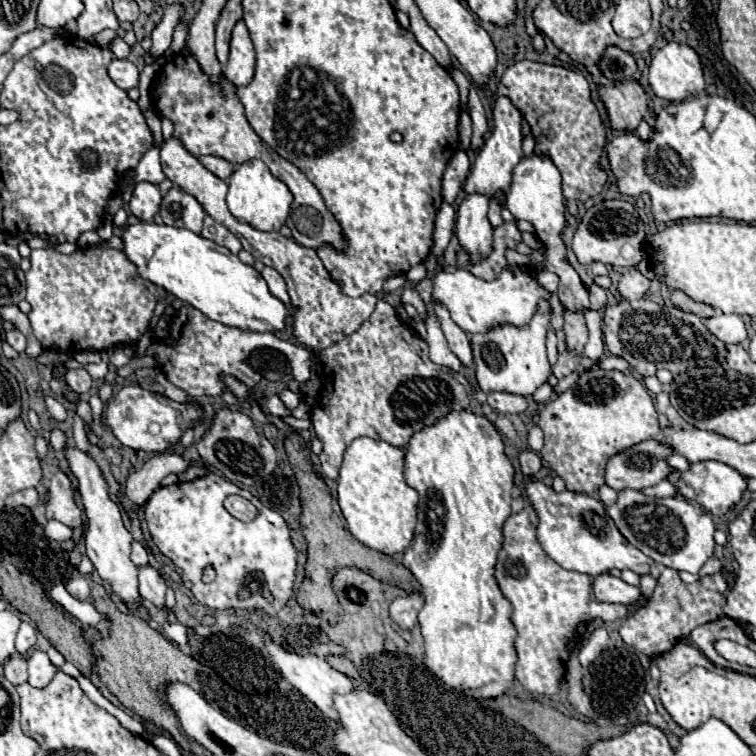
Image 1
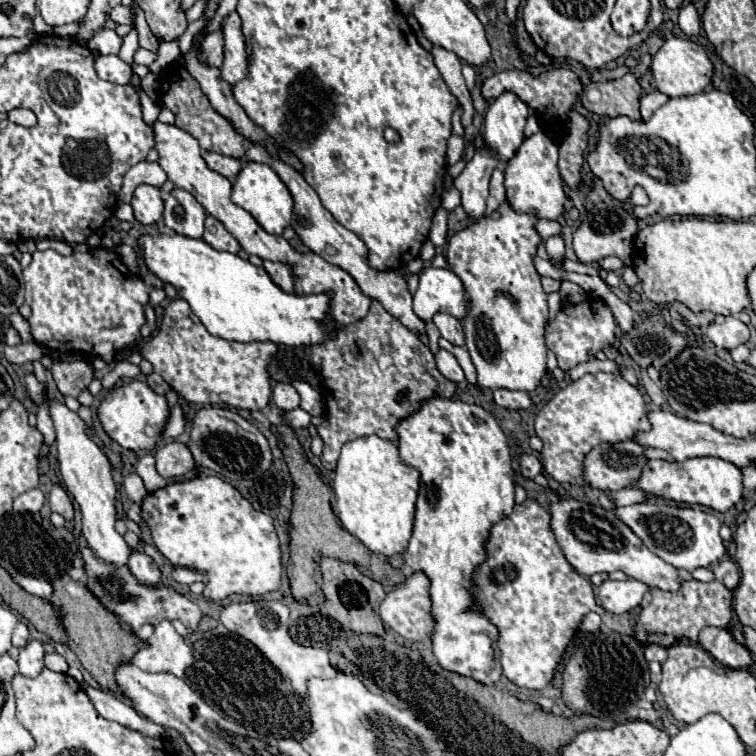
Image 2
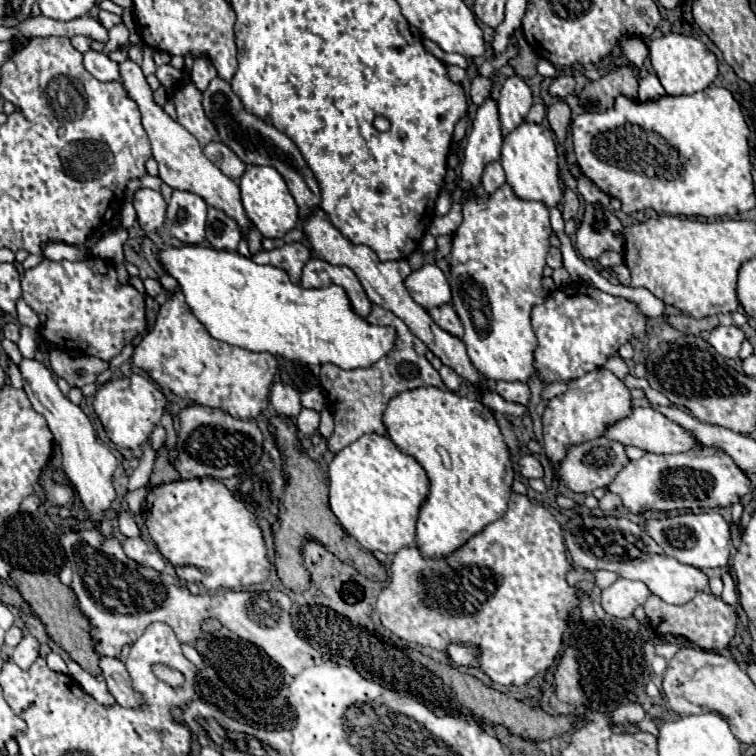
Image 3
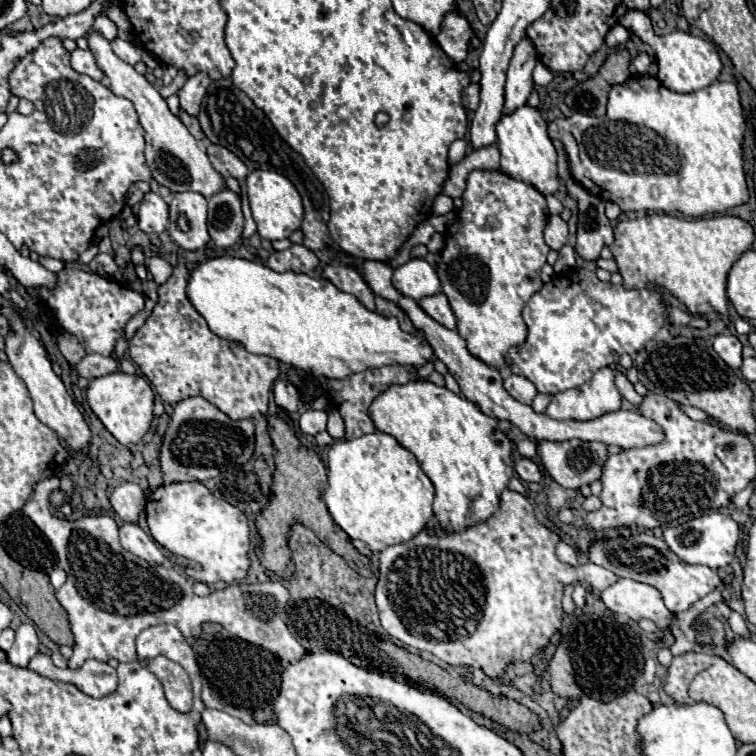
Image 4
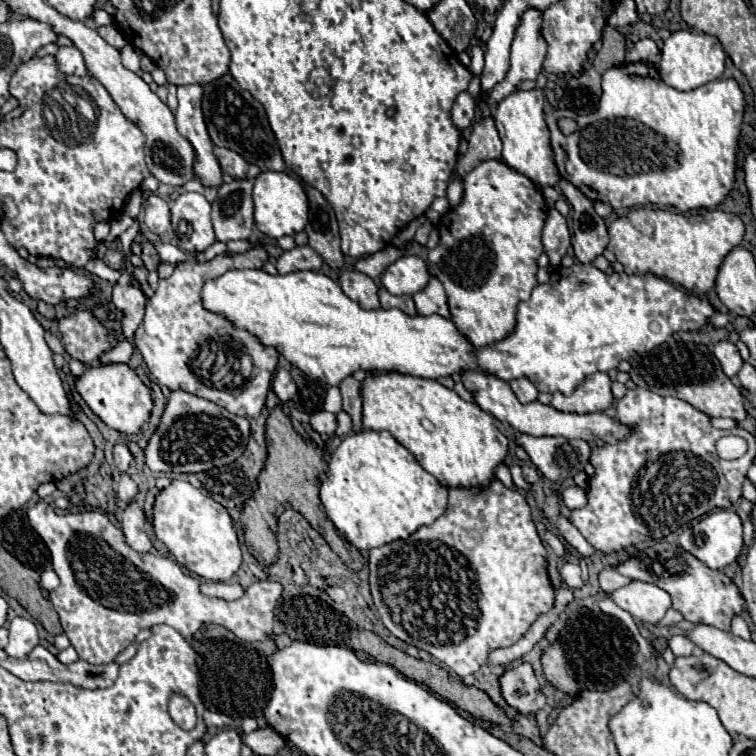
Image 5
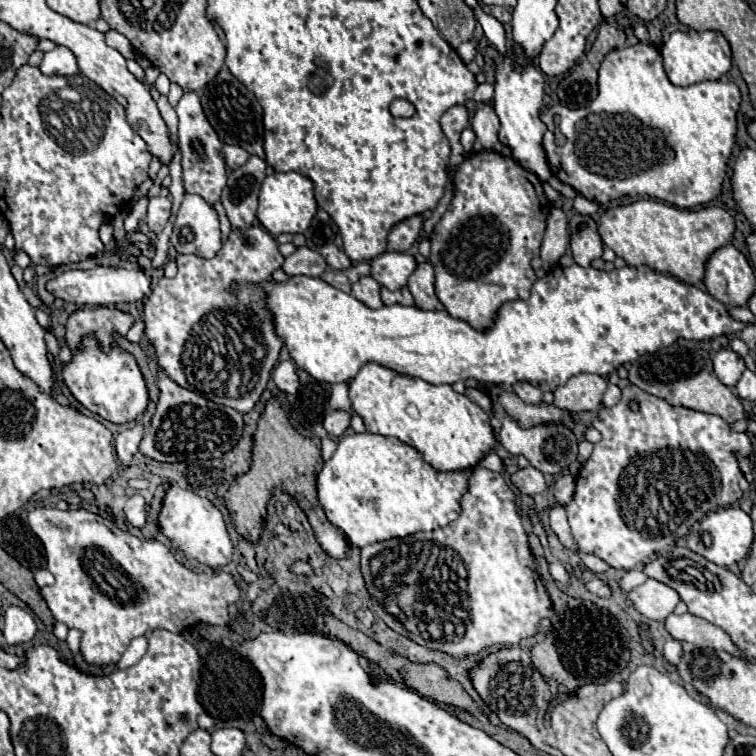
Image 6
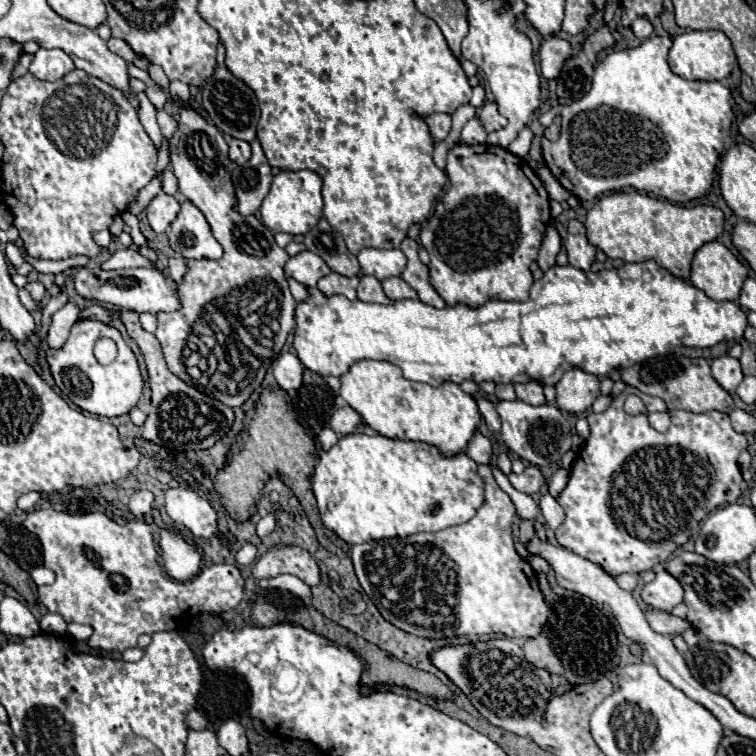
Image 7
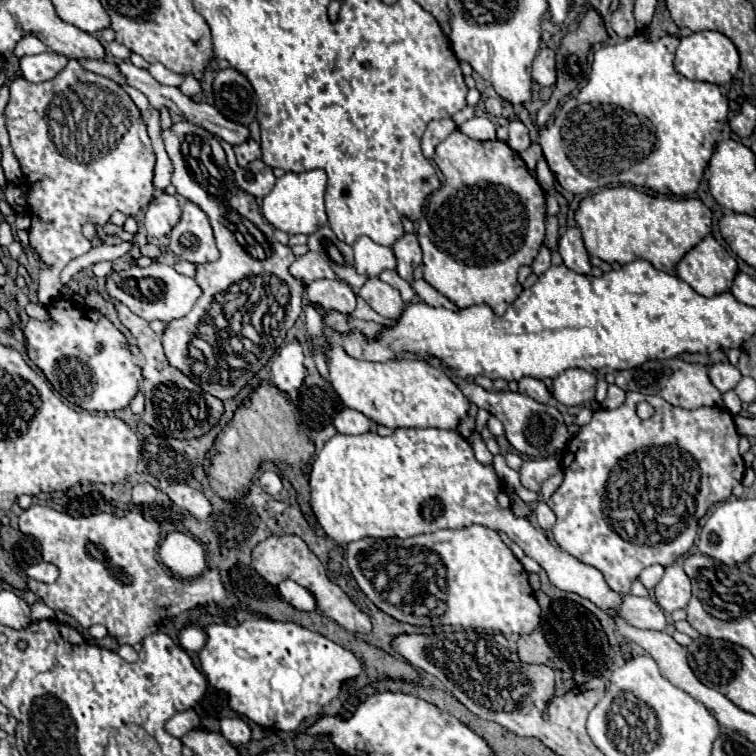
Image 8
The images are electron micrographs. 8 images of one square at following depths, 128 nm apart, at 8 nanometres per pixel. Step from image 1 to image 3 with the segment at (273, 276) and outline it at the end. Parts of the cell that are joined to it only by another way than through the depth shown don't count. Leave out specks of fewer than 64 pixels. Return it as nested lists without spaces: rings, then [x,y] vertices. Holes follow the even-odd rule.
[[[300,242],[284,244],[282,248],[276,248],[276,250],[270,250],[270,252],[258,252],[254,256],[256,264],[270,264],[270,266],[284,270],[294,284],[300,282],[302,268],[308,260],[310,260],[310,250]]]

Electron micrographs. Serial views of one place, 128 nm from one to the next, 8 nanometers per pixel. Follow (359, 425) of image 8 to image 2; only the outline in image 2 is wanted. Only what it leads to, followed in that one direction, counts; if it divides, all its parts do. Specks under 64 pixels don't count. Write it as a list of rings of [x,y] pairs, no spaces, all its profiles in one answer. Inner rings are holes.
[[[294,408],[294,410],[288,410],[288,412],[282,412],[282,416],[286,418],[286,422],[292,428],[308,428],[310,420],[312,420],[312,416],[302,408]]]

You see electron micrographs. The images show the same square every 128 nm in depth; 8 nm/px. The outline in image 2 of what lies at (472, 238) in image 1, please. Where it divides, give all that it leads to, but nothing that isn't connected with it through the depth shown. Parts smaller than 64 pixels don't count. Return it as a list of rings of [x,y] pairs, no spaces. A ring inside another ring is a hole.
[[[480,146],[472,160],[468,160],[462,174],[454,180],[454,186],[462,194],[462,208],[470,220],[480,220],[486,212],[488,184],[498,160],[484,146]]]

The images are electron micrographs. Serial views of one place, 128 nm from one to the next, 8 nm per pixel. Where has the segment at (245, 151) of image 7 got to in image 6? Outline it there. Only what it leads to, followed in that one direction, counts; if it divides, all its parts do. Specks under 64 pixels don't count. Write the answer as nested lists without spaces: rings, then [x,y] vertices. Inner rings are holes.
[[[224,146],[224,148],[222,148],[222,152],[224,152],[226,166],[228,166],[228,168],[232,168],[232,170],[240,168],[240,166],[250,158],[250,156],[248,156],[248,152],[244,152],[244,148],[236,148],[236,146]]]

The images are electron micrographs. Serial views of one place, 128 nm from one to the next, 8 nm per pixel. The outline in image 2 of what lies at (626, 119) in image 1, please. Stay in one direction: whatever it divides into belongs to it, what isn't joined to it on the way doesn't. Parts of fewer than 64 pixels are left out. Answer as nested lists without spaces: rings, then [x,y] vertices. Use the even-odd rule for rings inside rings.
[[[628,72],[620,80],[588,84],[584,88],[582,104],[602,118],[628,116],[630,120],[640,120],[640,96],[642,88],[636,76]]]

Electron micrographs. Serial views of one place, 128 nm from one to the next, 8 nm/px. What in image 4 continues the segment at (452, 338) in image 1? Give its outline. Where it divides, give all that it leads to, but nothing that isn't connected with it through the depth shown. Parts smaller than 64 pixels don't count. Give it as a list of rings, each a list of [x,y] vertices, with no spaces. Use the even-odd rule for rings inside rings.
[[[444,294],[428,296],[428,298],[420,300],[418,304],[420,304],[420,306],[424,308],[424,312],[426,312],[428,316],[432,316],[438,324],[446,326],[448,330],[456,330],[456,318],[454,318],[454,312],[452,312],[452,308],[450,308],[450,304],[448,304],[448,300],[446,300]]]

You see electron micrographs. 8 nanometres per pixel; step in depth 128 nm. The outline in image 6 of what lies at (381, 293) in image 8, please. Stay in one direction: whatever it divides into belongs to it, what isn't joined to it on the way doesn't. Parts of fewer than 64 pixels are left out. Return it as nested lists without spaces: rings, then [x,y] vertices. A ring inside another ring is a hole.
[[[362,276],[356,284],[352,284],[352,296],[366,304],[368,308],[380,308],[380,284],[372,276]]]

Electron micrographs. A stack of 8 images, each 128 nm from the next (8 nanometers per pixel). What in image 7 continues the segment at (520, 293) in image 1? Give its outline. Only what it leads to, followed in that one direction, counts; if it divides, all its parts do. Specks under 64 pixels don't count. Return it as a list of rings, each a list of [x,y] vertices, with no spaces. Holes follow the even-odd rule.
[[[364,248],[358,254],[358,262],[364,274],[376,276],[378,280],[386,280],[392,276],[400,276],[406,266],[406,256],[400,250],[376,250]]]

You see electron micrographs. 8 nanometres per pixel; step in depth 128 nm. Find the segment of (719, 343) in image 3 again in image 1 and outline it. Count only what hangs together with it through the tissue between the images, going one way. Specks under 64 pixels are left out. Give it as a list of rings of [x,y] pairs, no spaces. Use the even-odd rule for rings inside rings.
[[[718,312],[712,318],[704,318],[704,324],[722,342],[740,344],[742,340],[746,340],[744,322],[736,314],[722,314],[722,312]]]

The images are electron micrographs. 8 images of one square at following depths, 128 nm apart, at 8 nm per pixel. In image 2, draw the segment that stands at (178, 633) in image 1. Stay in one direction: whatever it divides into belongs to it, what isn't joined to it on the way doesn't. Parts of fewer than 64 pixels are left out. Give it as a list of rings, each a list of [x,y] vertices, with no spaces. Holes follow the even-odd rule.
[[[162,620],[146,642],[146,648],[132,658],[132,664],[146,672],[172,672],[184,676],[184,670],[194,662],[190,646],[174,630],[170,620]]]

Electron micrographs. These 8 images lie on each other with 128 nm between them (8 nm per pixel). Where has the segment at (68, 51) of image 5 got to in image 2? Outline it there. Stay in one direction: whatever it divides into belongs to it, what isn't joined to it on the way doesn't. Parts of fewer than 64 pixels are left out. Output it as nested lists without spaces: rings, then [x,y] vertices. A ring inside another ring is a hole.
[[[96,56],[96,72],[102,80],[114,84],[130,84],[132,68],[118,56]]]

